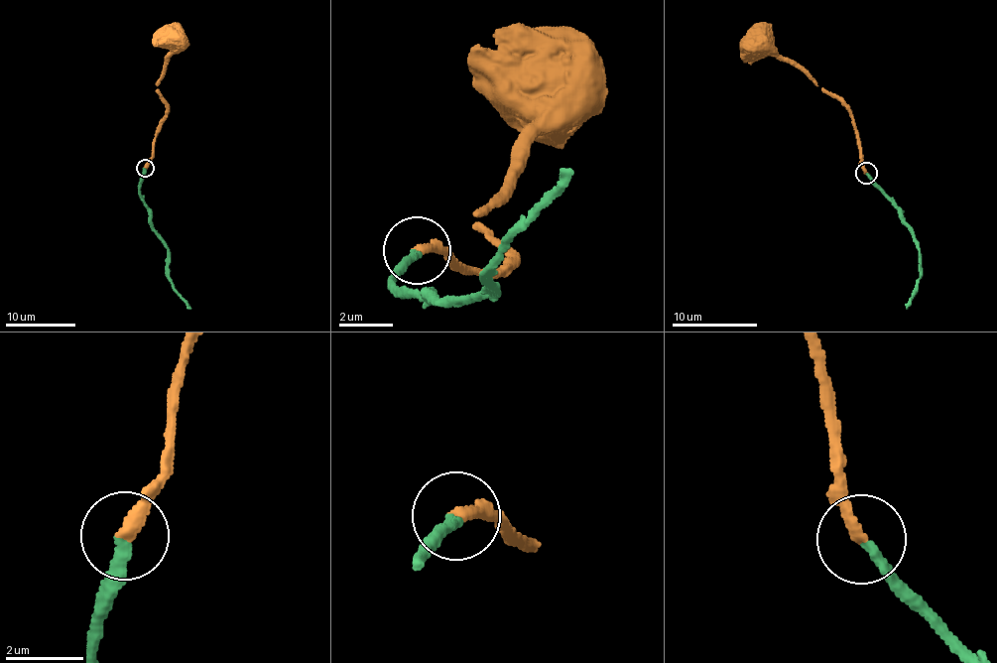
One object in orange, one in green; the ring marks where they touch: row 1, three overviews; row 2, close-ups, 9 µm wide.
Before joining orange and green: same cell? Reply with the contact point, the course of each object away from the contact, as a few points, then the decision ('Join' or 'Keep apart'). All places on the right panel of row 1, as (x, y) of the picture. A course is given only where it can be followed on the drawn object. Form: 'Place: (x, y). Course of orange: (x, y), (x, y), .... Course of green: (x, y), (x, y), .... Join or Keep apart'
Place: (866, 173). Course of orange: (866, 174), (855, 125), (840, 102), (794, 65), (772, 54), (759, 54), (755, 48). Course of green: (866, 174), (899, 211), (919, 249), (919, 279), (908, 306). Join

